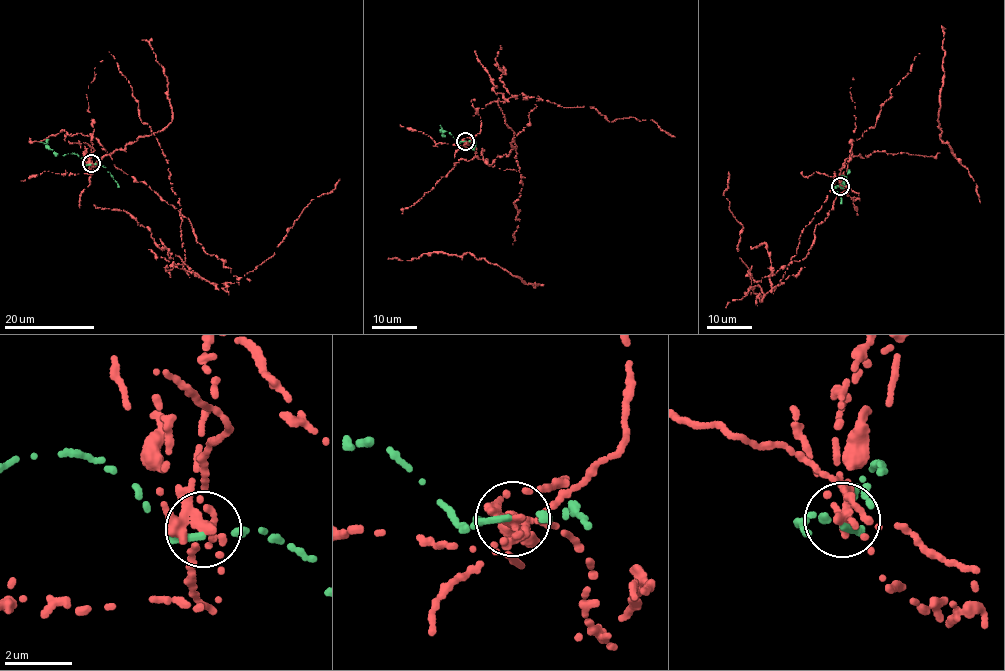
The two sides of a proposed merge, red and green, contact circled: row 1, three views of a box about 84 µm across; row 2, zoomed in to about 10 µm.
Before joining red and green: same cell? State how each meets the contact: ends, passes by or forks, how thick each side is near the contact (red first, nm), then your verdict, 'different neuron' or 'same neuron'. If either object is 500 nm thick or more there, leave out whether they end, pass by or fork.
red forks | green ends | 220/200 nm | different neuron

